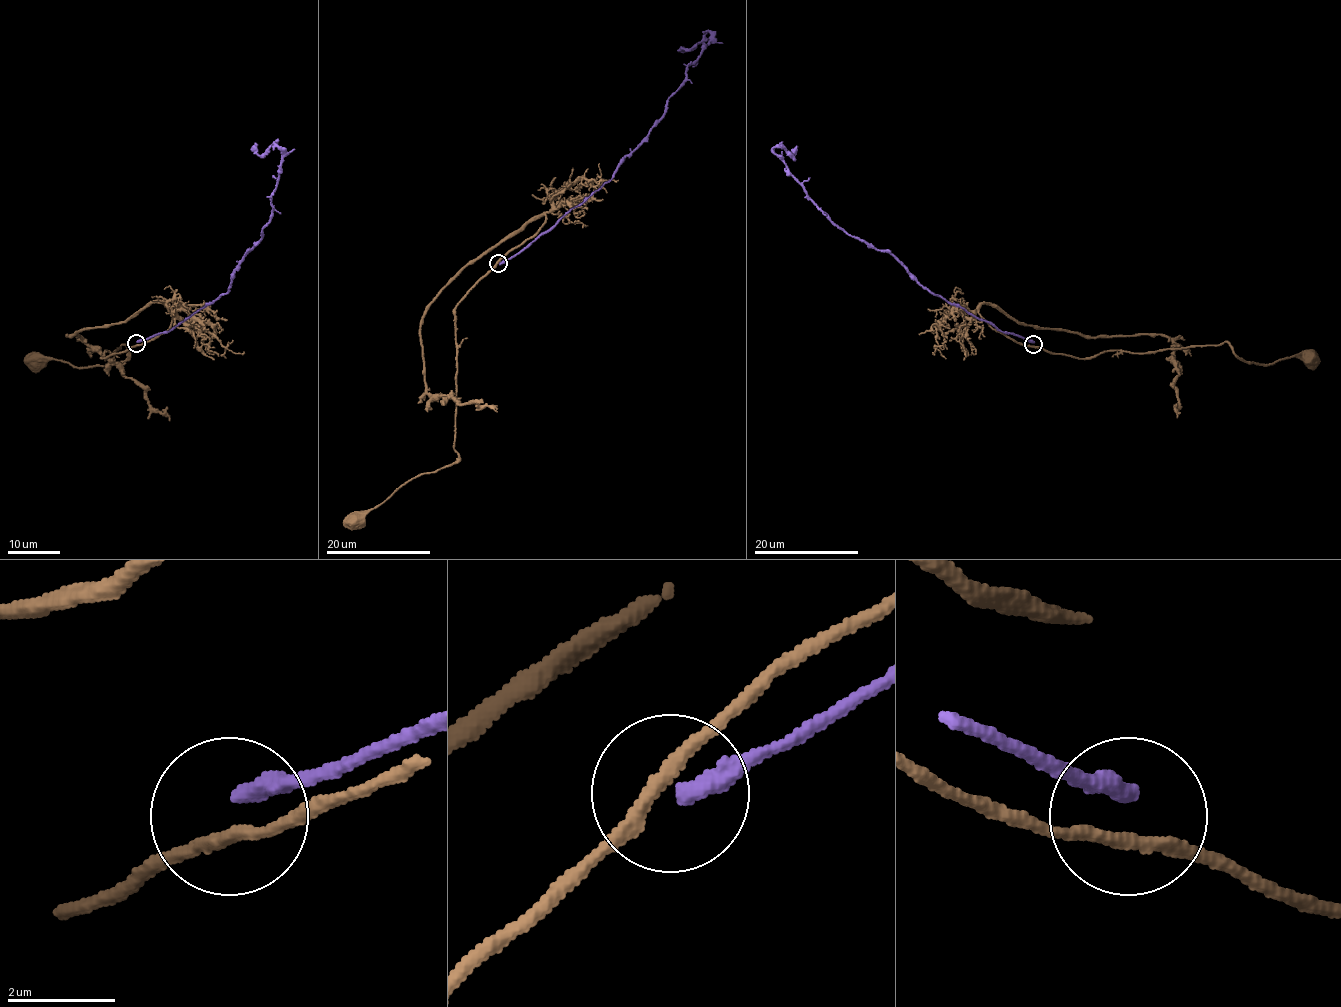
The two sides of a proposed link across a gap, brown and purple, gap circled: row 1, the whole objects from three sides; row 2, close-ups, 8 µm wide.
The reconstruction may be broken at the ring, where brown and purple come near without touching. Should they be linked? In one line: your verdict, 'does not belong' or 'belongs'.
does not belong

